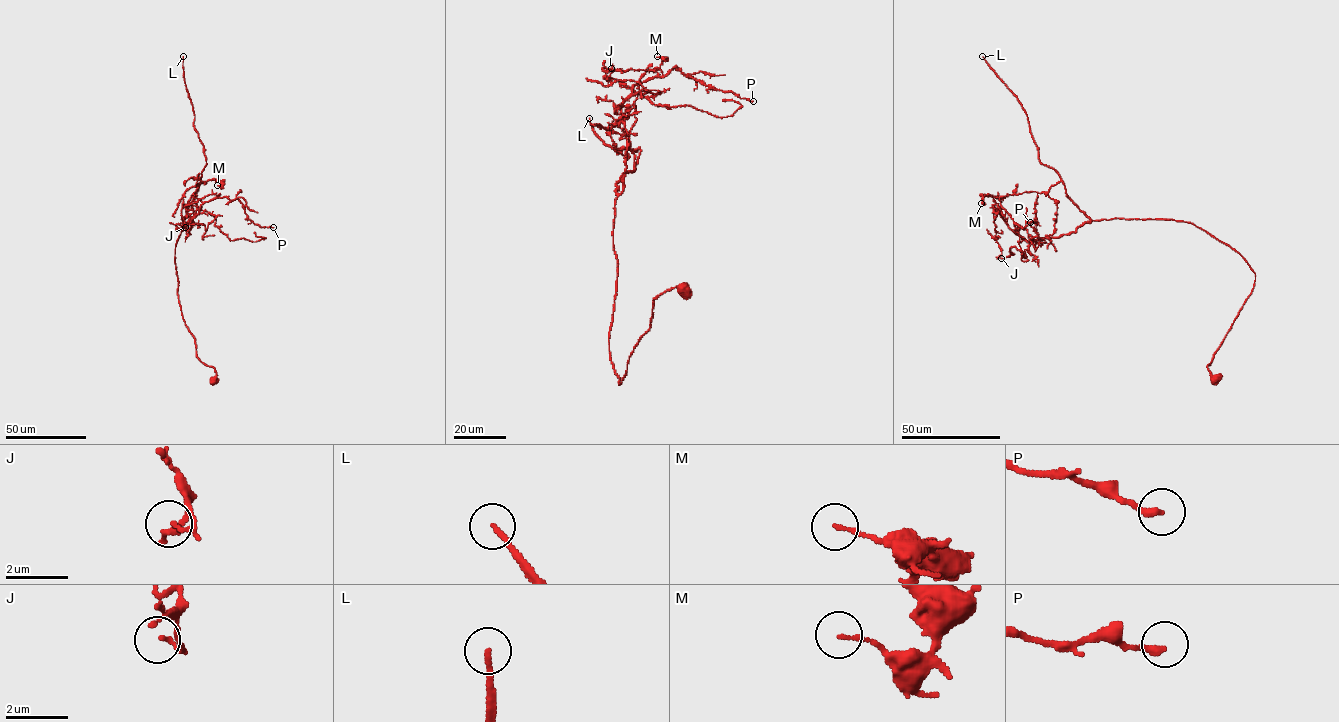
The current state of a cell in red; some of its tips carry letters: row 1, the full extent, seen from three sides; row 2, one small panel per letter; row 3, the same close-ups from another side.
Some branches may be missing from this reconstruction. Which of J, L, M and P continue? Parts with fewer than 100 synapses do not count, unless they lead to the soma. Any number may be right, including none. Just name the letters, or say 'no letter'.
L

